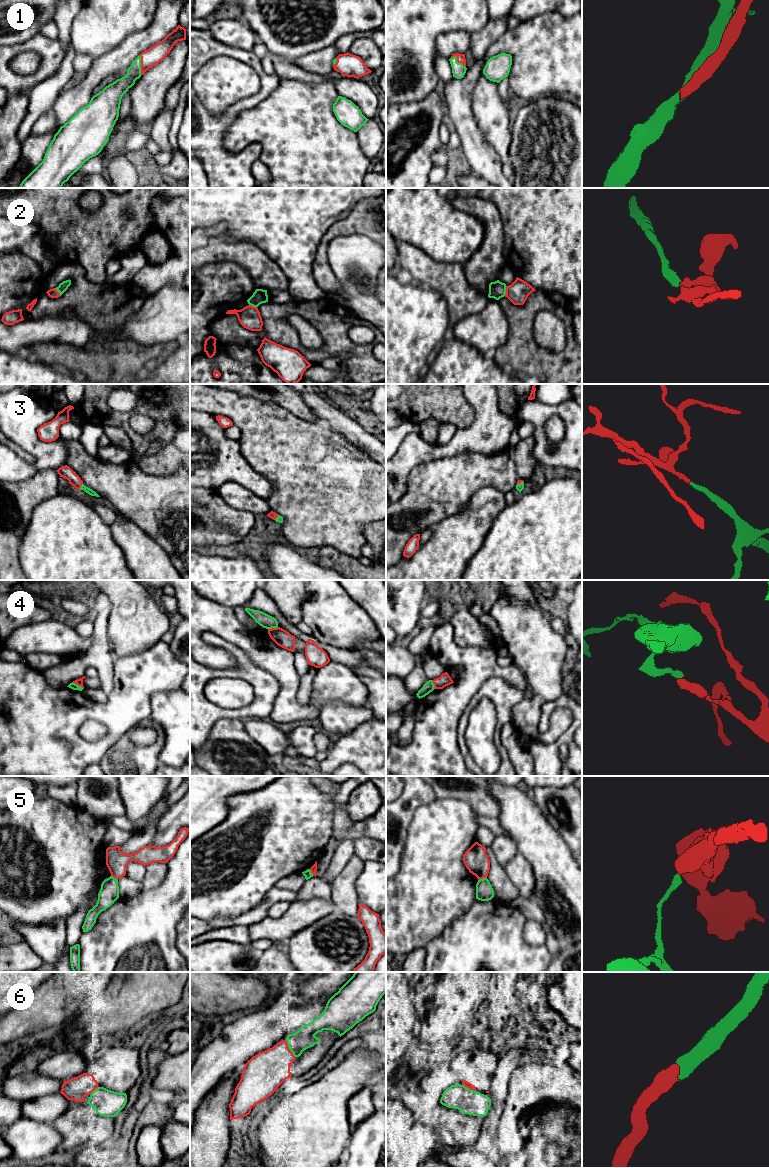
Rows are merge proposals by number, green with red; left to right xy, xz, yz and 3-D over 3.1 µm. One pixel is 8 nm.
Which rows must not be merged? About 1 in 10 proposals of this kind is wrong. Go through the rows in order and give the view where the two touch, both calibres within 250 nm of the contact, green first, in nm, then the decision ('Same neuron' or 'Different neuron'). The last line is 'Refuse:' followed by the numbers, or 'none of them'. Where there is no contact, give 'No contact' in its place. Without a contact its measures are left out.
1: Touches green in yz. Thickness 110 nm (green) against 60 nm. Same neuron
2: Touches green in yz. Thickness 140 nm (green) against 170 nm. Same neuron
3: Touches green in xy. Thickness 50 nm (green) against 100 nm. Same neuron
4: Touches green in xy. Thickness 50 nm (green) against 60 nm. Different neuron
5: Touches green in yz. Thickness 140 nm (green) against 190 nm. Different neuron
6: Touches green in xz. Thickness 170 nm (green) against 320 nm. Same neuron
Refuse: 4, 5

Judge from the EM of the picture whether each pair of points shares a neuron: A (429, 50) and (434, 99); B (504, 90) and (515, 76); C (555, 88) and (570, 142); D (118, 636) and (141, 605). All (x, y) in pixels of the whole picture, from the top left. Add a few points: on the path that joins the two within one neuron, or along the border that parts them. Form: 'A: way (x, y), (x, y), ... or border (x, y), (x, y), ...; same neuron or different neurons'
A: border (434, 90), (422, 99), (412, 102); different neurons
B: border (507, 77), (510, 91); different neurons
C: border (555, 96), (540, 96), (532, 101); different neurons
D: way (126, 628), (135, 619), (135, 613); same neuron

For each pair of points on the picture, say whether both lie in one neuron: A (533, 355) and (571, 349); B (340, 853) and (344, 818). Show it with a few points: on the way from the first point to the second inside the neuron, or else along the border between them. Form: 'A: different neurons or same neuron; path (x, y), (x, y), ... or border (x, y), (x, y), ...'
A: same neuron; path (542, 357), (562, 357)
B: different neurons; border (354, 822), (349, 832), (338, 842)

